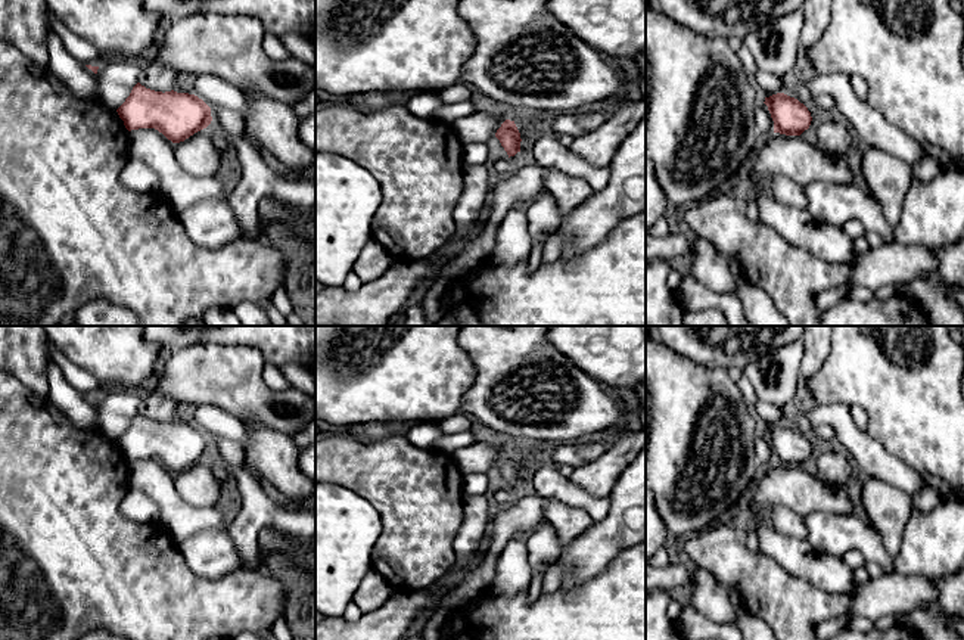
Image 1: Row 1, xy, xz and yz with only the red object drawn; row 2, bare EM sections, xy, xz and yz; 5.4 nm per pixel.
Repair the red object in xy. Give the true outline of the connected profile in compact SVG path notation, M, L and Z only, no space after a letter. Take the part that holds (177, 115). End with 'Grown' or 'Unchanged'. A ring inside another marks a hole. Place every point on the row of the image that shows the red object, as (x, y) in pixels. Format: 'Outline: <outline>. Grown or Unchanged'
Outline: M137 83L116 109L128 131L155 128L172 143L180 143L206 128L223 159L228 137L212 122L211 108L189 93L155 91Z. Grown

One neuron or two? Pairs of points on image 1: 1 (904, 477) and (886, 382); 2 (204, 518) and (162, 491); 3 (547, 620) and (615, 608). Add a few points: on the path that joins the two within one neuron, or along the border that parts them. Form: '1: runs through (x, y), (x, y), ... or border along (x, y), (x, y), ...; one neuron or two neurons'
1: border along (873, 438), (919, 472); two neurons
2: runs through (193, 518), (187, 518), (171, 502); one neuron
3: runs through (563, 620), (599, 620); one neuron

